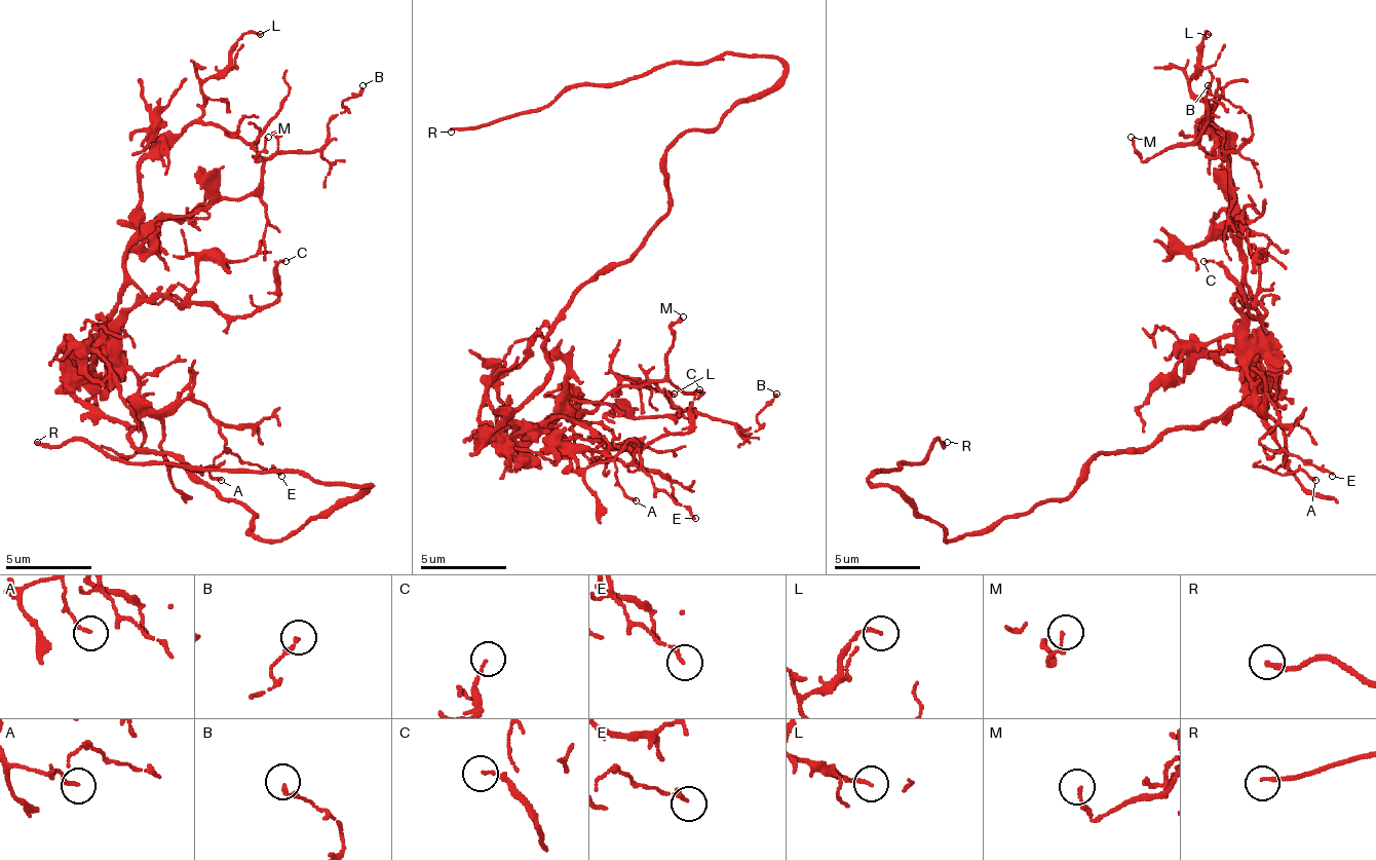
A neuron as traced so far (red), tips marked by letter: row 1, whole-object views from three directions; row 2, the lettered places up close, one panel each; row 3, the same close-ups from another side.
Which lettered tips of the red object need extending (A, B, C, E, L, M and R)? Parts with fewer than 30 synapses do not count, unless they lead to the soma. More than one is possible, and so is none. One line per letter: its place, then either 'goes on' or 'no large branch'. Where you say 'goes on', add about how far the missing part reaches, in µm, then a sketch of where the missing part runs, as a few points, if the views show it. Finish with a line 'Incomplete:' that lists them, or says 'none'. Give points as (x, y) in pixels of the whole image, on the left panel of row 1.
A: at (221, 480); no large branch
B: at (362, 85); no large branch
C: at (285, 261); no large branch
E: at (281, 476); no large branch
L: at (260, 34); no large branch
M: at (268, 137); no large branch
R: at (37, 442); goes on; about 20 µm are missing
Incomplete: R

